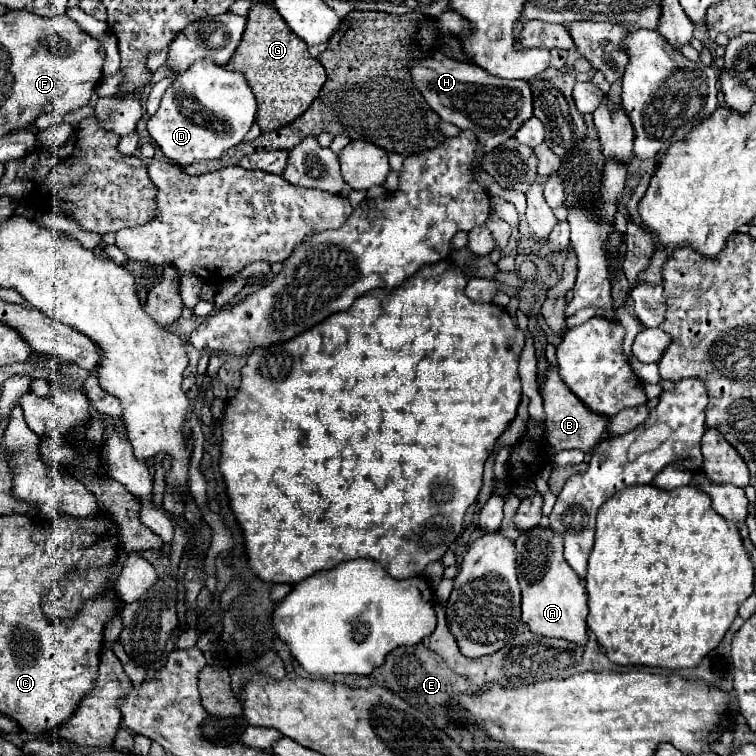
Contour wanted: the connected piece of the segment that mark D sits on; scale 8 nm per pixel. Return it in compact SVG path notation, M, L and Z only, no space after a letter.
M197 60L195 64L191 64L191 68L187 68L187 72L175 74L171 86L165 90L161 98L157 112L147 122L147 132L161 148L161 152L175 164L185 166L201 160L213 160L221 158L223 152L237 146L245 138L245 134L251 130L255 122L255 108L255 96L241 72L227 70L225 66L211 64L209 60Z

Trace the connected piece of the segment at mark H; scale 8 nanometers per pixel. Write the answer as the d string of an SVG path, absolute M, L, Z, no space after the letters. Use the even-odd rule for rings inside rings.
M435 52L435 56L427 56L423 60L415 60L415 64L411 64L411 80L441 120L477 134L485 148L483 154L489 154L493 148L511 138L533 114L533 96L525 80L497 78L475 64L447 58L441 52Z

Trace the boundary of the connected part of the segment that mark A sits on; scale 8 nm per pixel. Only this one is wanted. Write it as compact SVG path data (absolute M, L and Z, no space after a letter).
M537 526L521 532L515 540L517 578L521 586L521 620L533 634L563 638L573 644L587 644L587 594L581 578L563 558L563 536L549 526Z

